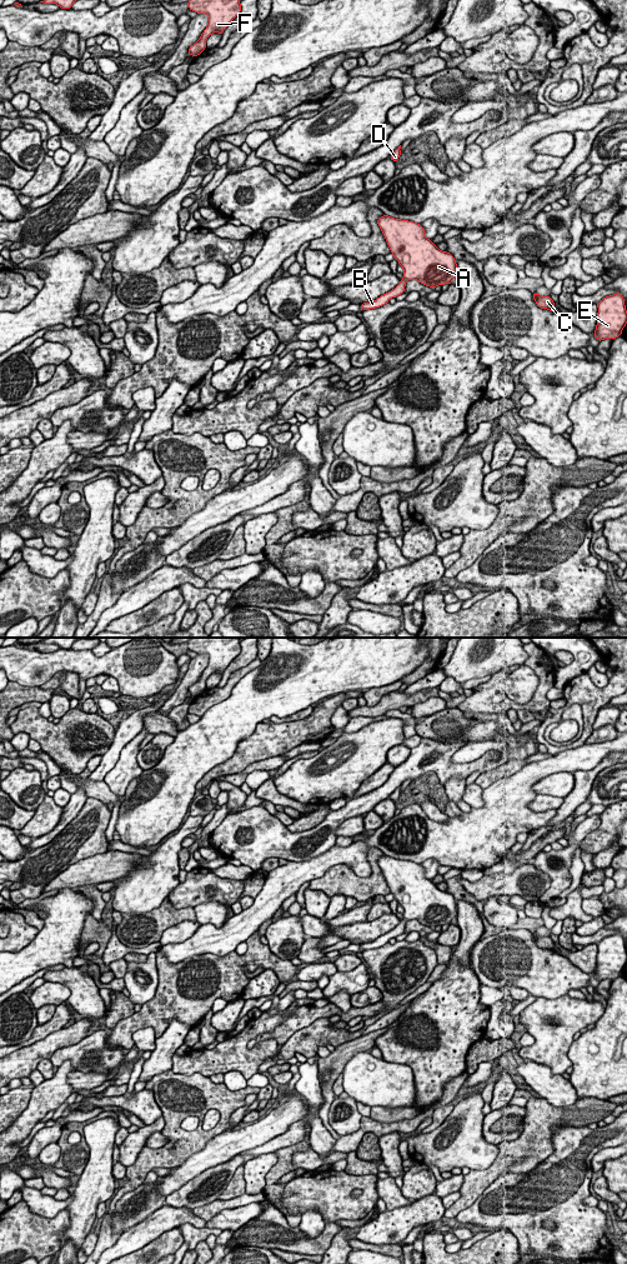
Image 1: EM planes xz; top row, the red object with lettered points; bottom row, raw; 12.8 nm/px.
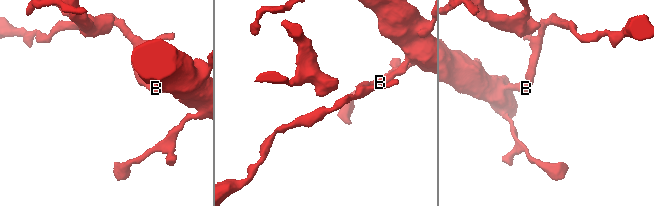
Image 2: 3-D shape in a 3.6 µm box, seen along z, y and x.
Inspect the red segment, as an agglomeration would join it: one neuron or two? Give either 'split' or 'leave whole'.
leave whole

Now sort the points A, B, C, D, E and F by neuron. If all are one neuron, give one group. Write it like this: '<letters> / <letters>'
A B C D E F

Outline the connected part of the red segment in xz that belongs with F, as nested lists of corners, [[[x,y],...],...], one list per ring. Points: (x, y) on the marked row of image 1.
[[[189,0],[189,9],[207,14],[209,23],[200,39],[189,48],[189,55],[197,56],[206,49],[206,40],[214,33],[222,35],[229,24],[240,14],[240,0]]]

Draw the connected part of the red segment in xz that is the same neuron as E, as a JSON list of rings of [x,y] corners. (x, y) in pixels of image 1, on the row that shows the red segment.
[[[617,293],[603,298],[597,303],[597,308],[596,340],[613,340],[621,336],[627,324],[627,310],[622,294]]]

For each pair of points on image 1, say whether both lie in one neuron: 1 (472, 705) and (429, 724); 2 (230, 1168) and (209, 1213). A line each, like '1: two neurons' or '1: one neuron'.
1: two neurons
2: two neurons

